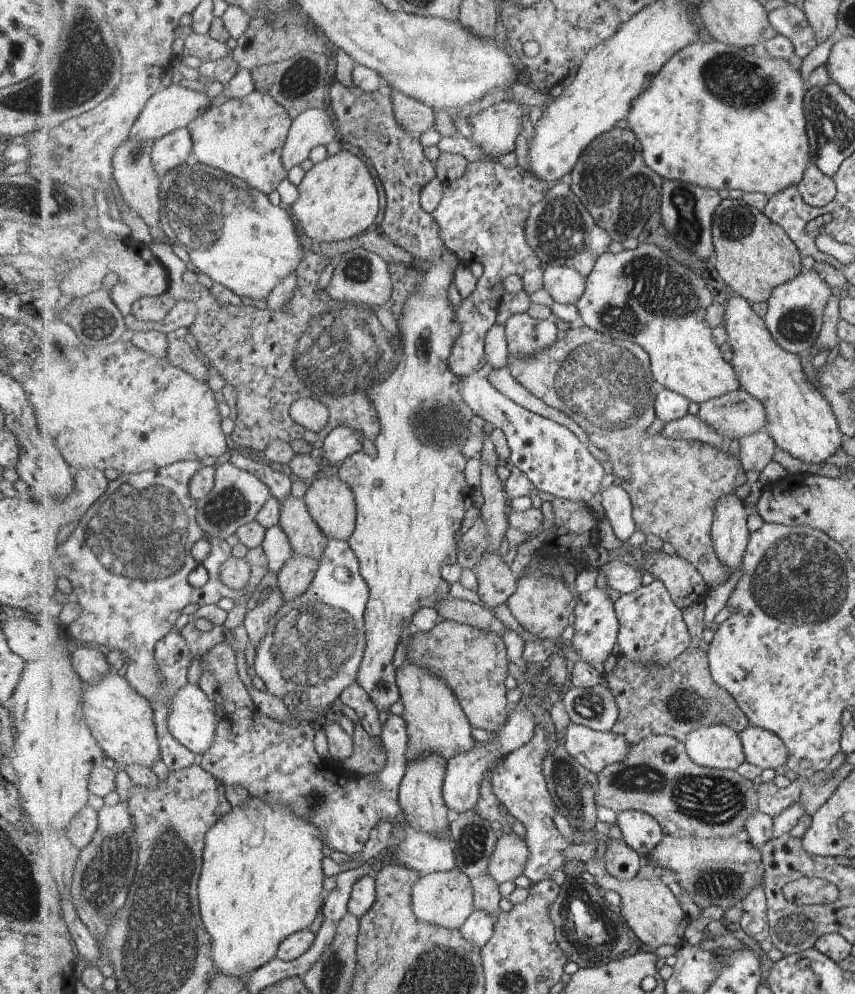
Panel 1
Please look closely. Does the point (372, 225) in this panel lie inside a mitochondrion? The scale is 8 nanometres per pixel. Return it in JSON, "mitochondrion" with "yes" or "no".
{"mitochondrion":"no"}

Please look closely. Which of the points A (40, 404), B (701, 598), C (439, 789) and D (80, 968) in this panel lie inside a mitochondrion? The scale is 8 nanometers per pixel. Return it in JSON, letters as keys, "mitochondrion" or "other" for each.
{"A":"other","B":"other","C":"other","D":"other"}

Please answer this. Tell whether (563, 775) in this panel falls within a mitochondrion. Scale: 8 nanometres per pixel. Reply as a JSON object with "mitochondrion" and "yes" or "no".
{"mitochondrion":"yes"}

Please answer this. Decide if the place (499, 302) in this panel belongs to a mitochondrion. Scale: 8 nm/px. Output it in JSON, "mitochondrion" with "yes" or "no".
{"mitochondrion":"no"}

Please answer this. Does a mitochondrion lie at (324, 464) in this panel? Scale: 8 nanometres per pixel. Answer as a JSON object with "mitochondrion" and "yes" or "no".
{"mitochondrion":"no"}

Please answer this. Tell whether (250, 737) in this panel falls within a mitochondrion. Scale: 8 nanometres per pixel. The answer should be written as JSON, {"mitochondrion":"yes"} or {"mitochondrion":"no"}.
{"mitochondrion":"no"}

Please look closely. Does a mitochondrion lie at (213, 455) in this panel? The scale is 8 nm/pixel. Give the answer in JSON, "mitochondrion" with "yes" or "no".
{"mitochondrion":"no"}

